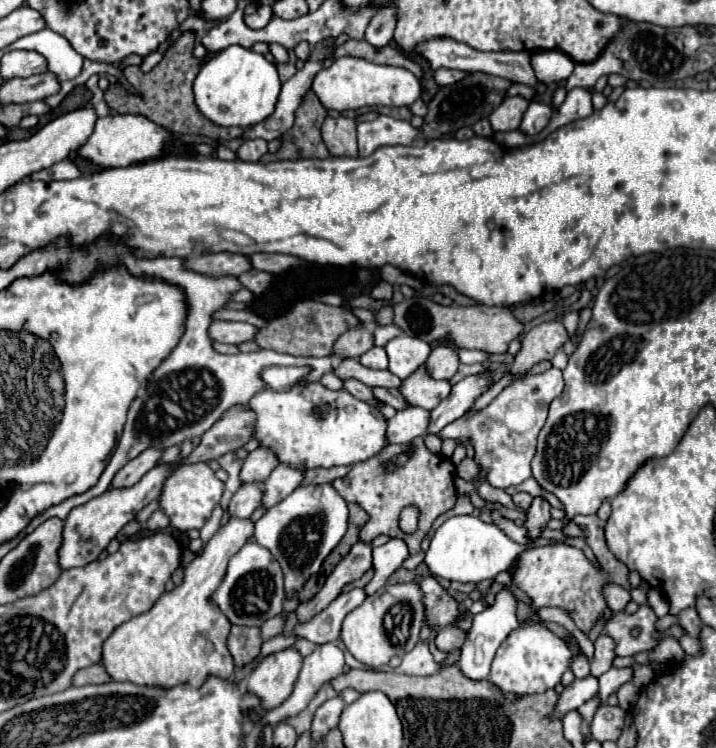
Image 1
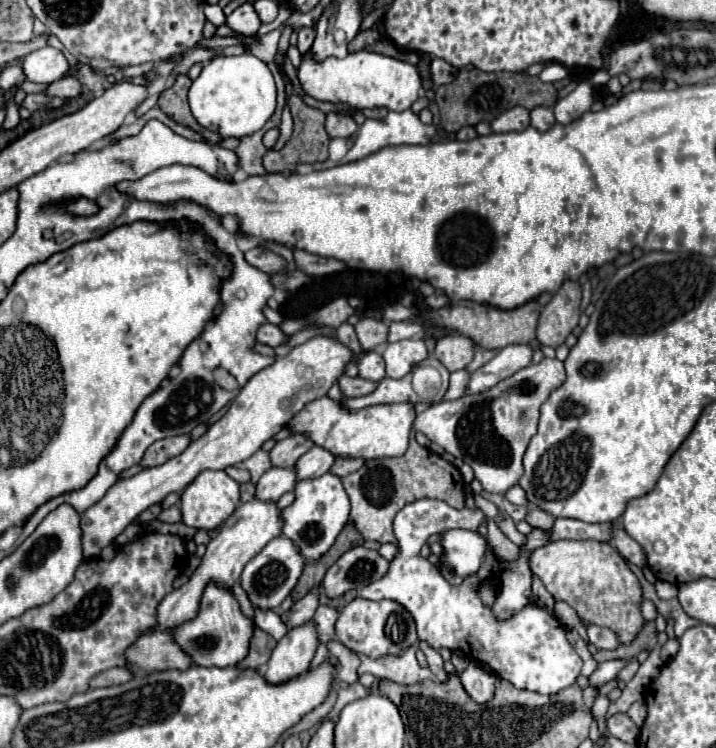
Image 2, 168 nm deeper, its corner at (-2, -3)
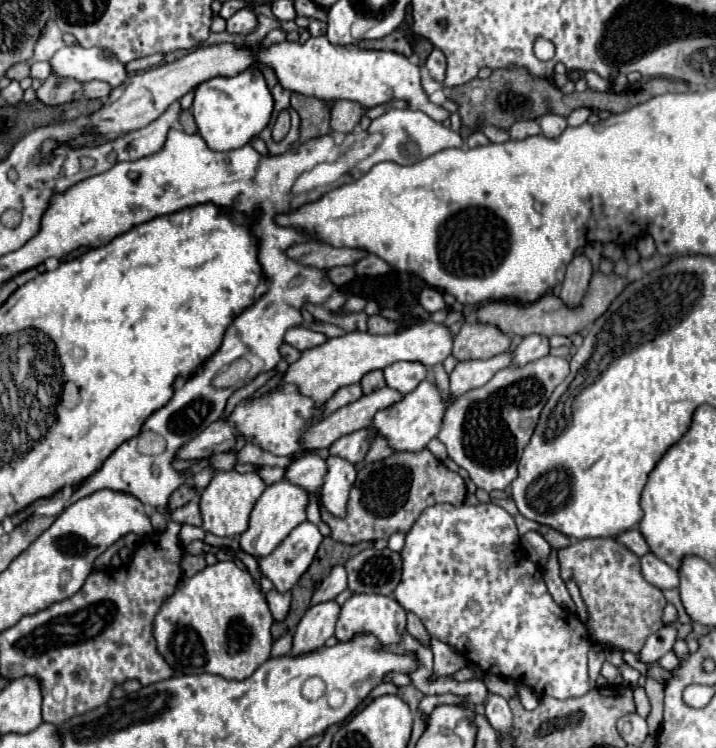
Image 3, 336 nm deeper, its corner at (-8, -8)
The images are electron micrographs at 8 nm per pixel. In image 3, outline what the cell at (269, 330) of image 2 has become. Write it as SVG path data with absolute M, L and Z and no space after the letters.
M295 326L295 328L291 328L291 330L285 332L283 340L285 340L285 344L291 344L291 346L297 348L297 350L305 350L305 348L311 348L311 346L321 344L321 342L327 340L327 338L325 338L323 334L319 334L319 332L309 330L309 328Z

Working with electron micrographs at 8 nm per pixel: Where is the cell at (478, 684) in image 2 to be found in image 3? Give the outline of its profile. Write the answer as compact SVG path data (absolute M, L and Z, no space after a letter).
M487 694L485 716L497 732L507 732L511 728L511 708L507 700L499 694Z

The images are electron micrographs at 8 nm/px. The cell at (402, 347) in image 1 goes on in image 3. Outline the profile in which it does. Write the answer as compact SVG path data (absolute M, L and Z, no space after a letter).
M395 362L383 372L387 386L399 390L401 394L413 392L427 378L427 366L421 362Z

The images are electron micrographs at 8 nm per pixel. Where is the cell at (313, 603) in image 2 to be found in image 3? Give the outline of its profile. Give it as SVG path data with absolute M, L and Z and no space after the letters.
M335 566L333 572L331 572L331 574L321 582L321 586L315 590L313 600L311 600L311 606L335 600L345 588L347 588L347 572L345 572L343 566Z

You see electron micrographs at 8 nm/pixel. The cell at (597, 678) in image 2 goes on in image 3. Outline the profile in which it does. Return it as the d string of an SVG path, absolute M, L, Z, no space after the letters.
M663 626L659 632L655 632L653 636L647 638L645 646L641 648L641 652L637 654L637 658L645 664L651 664L651 662L657 662L661 656L665 656L671 648L673 648L673 642L677 638L677 632L673 628L667 628Z

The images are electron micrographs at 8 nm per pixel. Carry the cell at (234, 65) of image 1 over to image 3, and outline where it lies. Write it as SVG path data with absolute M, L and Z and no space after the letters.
M249 66L235 76L215 76L195 90L193 100L193 116L203 140L207 140L209 148L215 150L233 150L249 144L251 138L259 136L259 132L269 124L273 114L273 94L261 74L259 68Z

